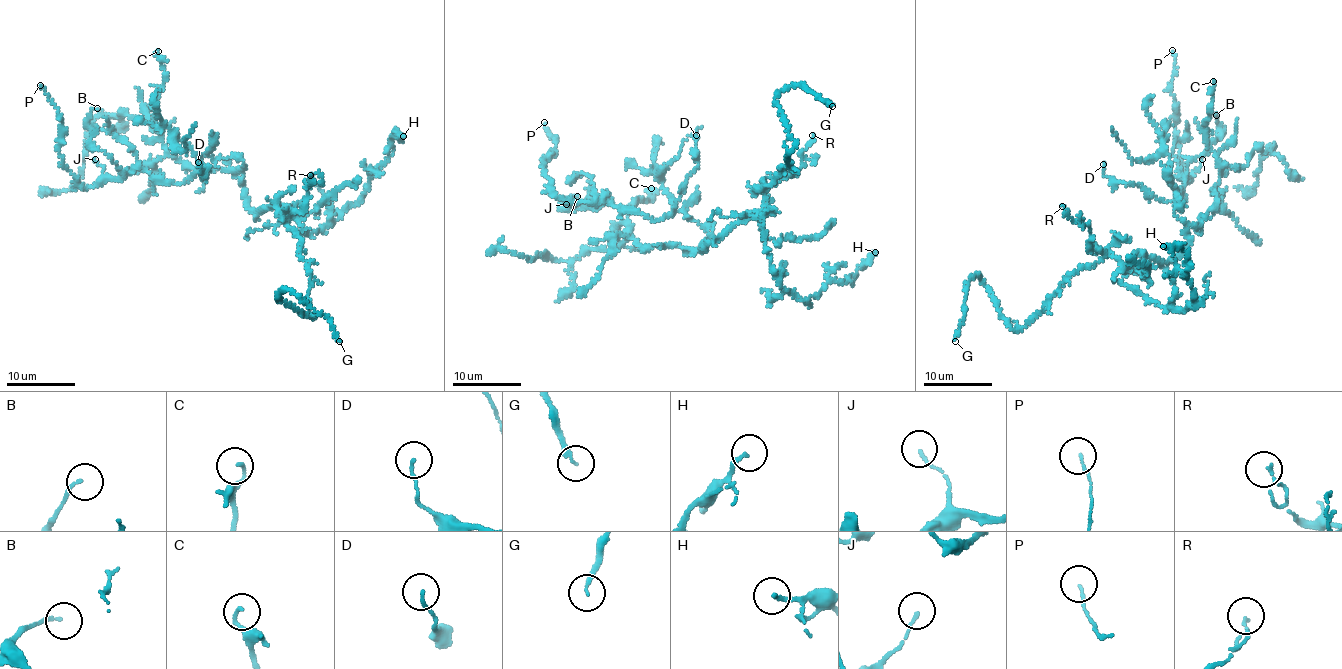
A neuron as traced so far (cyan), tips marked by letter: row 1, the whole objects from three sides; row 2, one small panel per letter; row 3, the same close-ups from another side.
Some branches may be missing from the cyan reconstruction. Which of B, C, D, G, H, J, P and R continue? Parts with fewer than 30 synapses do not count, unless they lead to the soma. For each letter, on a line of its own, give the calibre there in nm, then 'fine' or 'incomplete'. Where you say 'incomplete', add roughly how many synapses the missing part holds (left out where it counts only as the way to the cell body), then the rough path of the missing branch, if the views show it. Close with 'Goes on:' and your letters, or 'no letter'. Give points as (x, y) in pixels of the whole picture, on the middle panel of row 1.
B: 120 nm thick; fine
C: 130 nm thick; fine
D: 120 nm thick; fine
G: 170 nm thick; incomplete
H: 160 nm thick; fine
J: 120 nm thick; fine
P: 100 nm thick; fine
R: 110 nm thick; fine
Goes on: G

